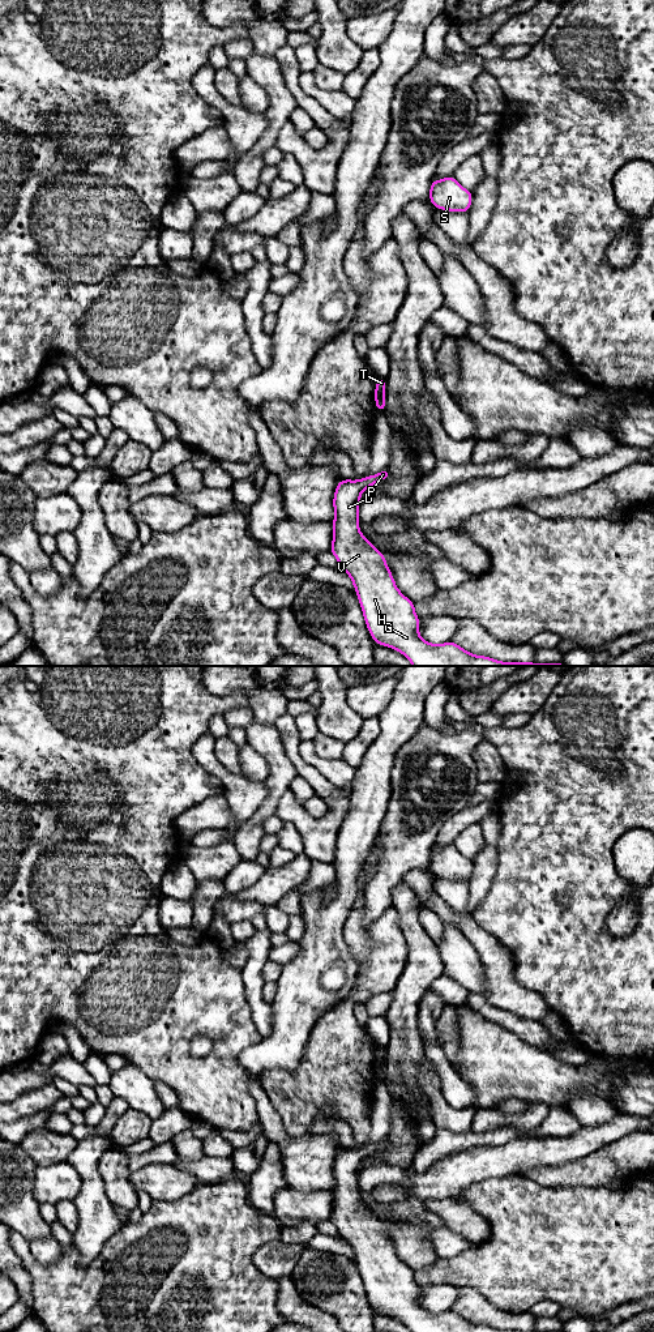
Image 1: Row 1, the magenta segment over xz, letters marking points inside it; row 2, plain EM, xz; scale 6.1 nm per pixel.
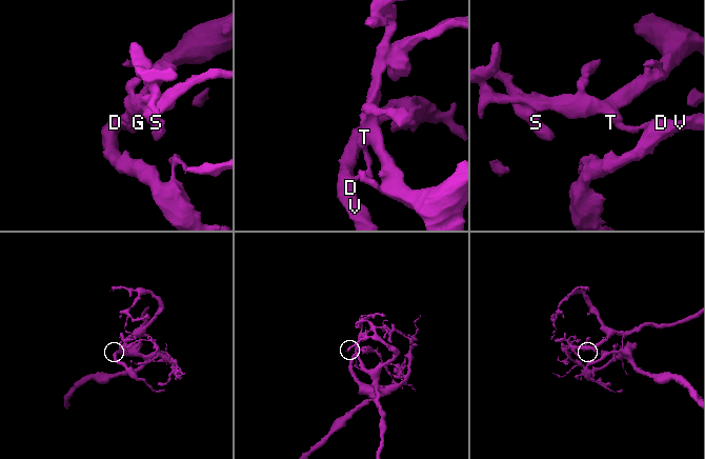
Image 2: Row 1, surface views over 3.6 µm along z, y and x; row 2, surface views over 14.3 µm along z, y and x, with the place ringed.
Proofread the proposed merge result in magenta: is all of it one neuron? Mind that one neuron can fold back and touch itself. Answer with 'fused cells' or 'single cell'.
fused cells

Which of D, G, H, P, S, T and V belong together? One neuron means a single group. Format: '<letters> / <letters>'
D G H P S V / T

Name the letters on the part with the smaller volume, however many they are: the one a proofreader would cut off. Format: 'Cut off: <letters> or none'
Cut off: T

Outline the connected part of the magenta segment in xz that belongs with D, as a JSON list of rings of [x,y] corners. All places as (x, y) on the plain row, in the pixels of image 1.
[[[388,1136],[377,1143],[362,1148],[341,1148],[335,1154],[333,1165],[334,1188],[333,1209],[330,1221],[335,1225],[338,1234],[345,1239],[354,1254],[358,1269],[368,1301],[377,1314],[398,1319],[411,1332],[535,1332],[535,1331],[503,1331],[487,1324],[475,1324],[453,1310],[431,1312],[420,1306],[420,1288],[415,1282],[415,1272],[405,1265],[397,1256],[394,1246],[388,1235],[384,1222],[377,1218],[359,1197],[360,1164],[380,1149],[390,1145]]]

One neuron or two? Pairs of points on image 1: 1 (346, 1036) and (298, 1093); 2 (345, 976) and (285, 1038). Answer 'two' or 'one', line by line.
1: one
2: one

